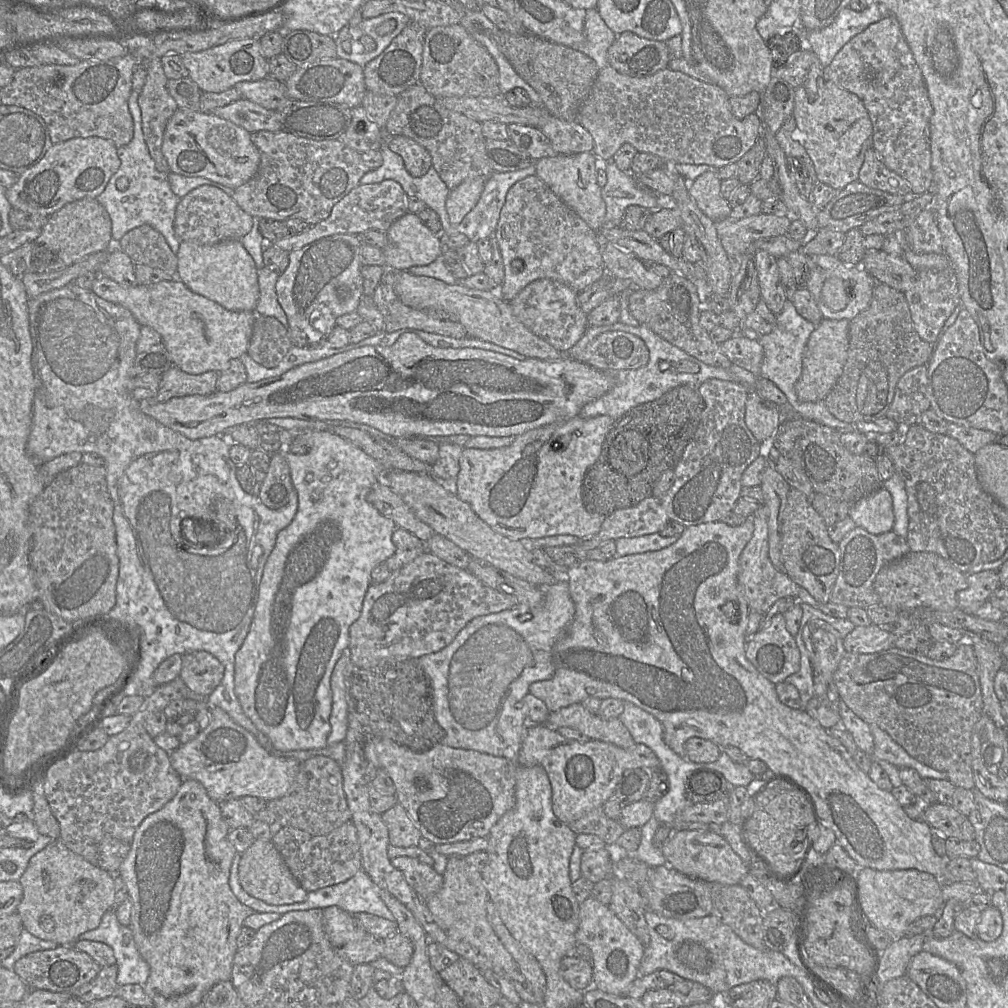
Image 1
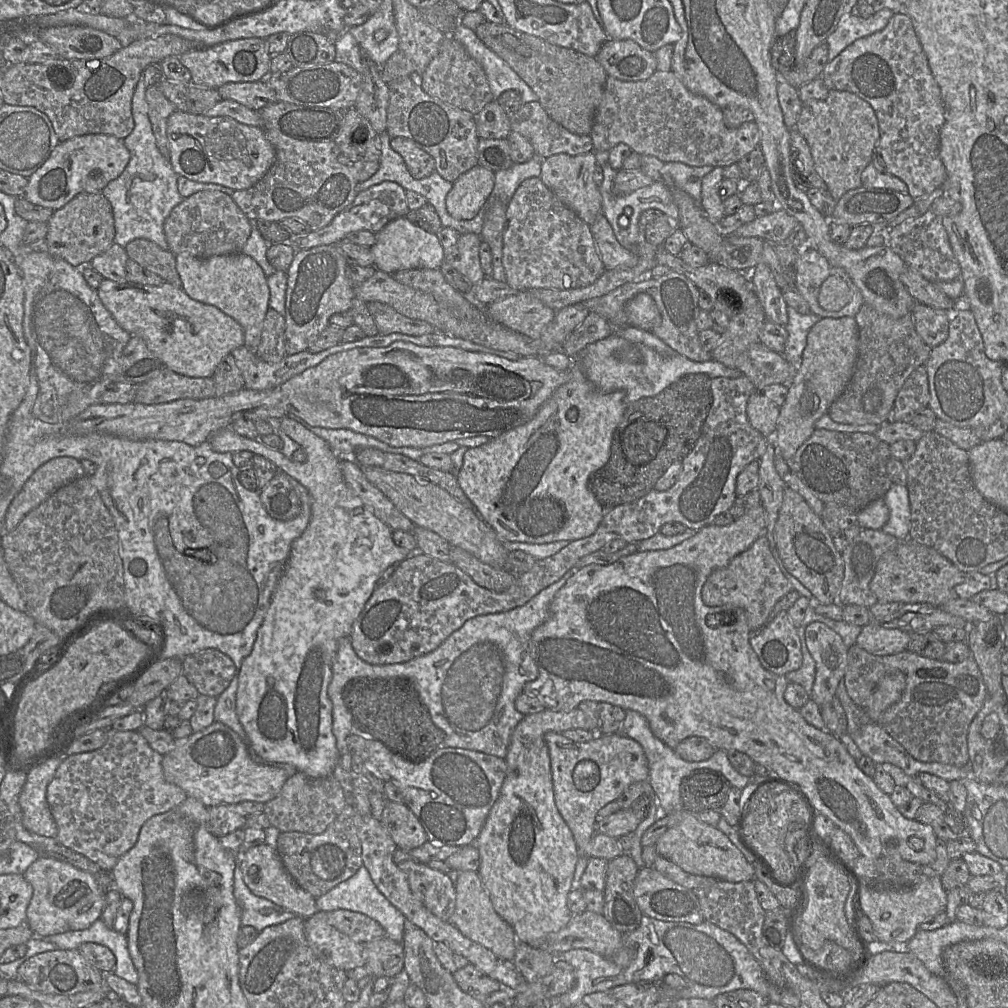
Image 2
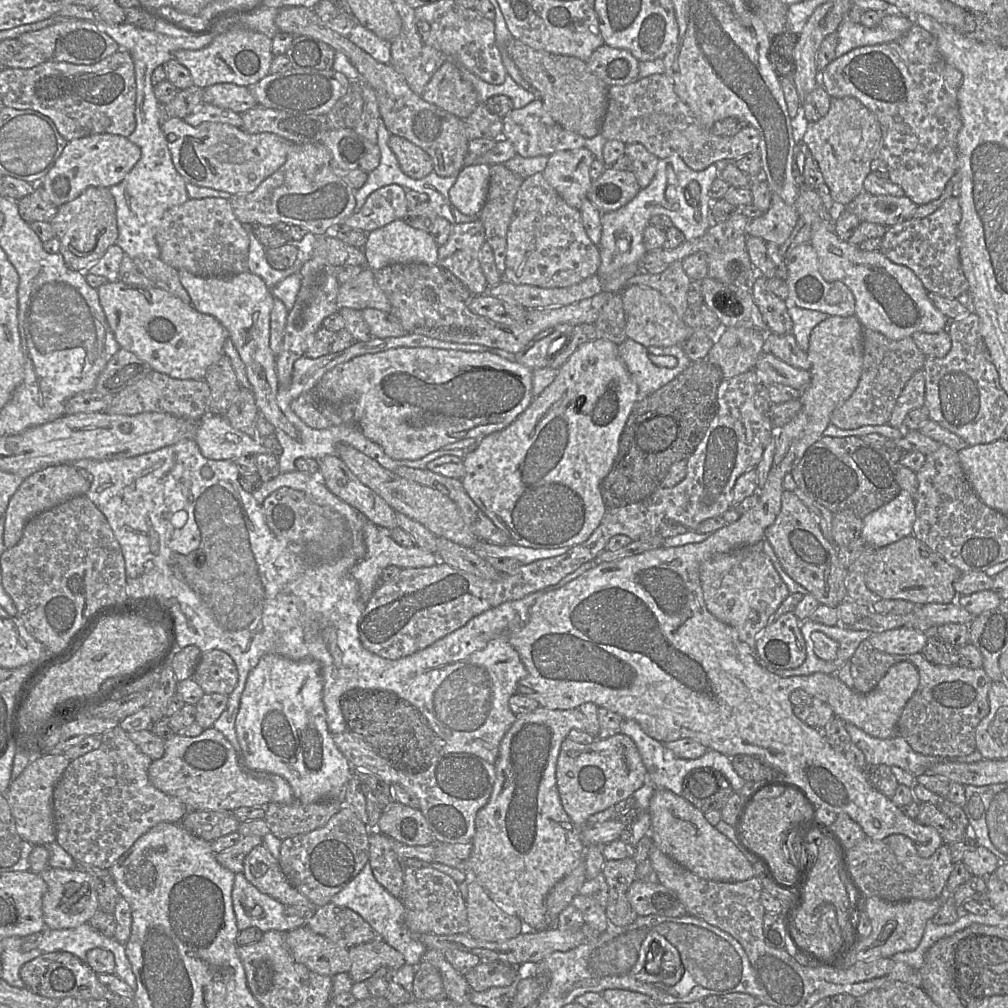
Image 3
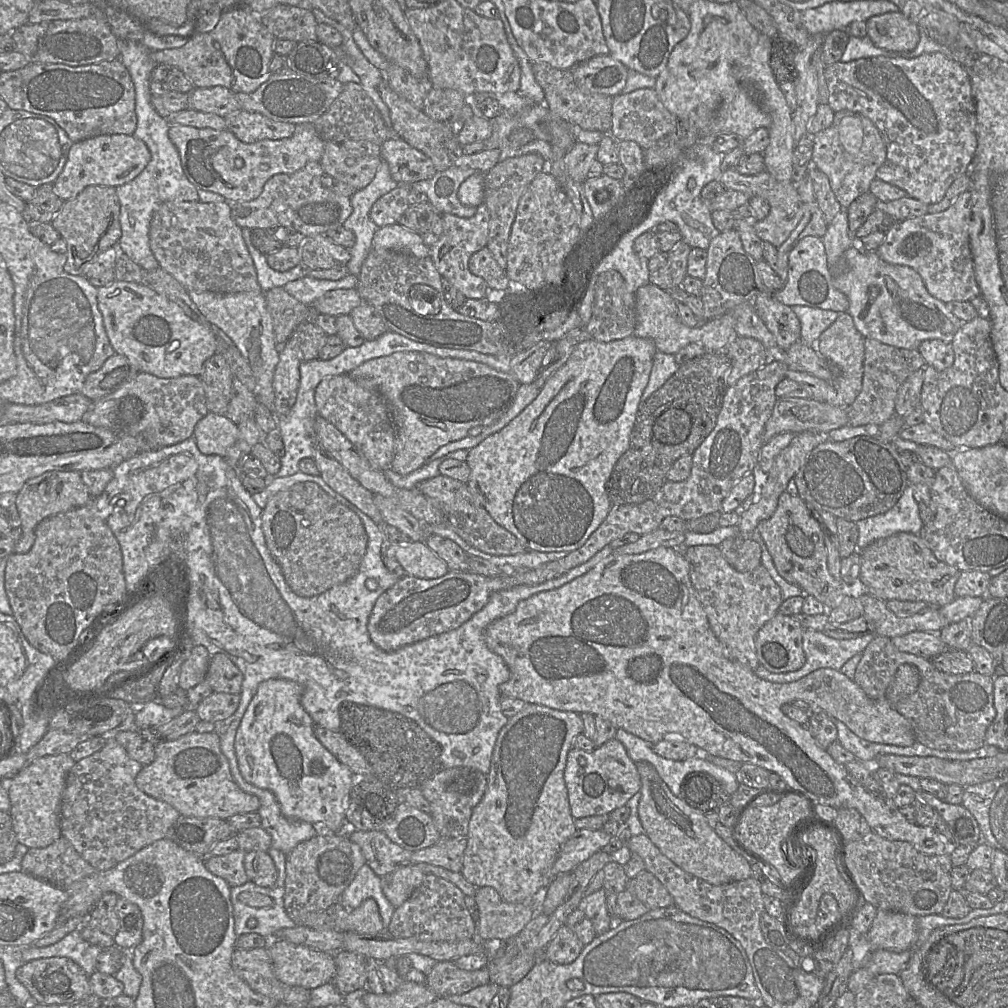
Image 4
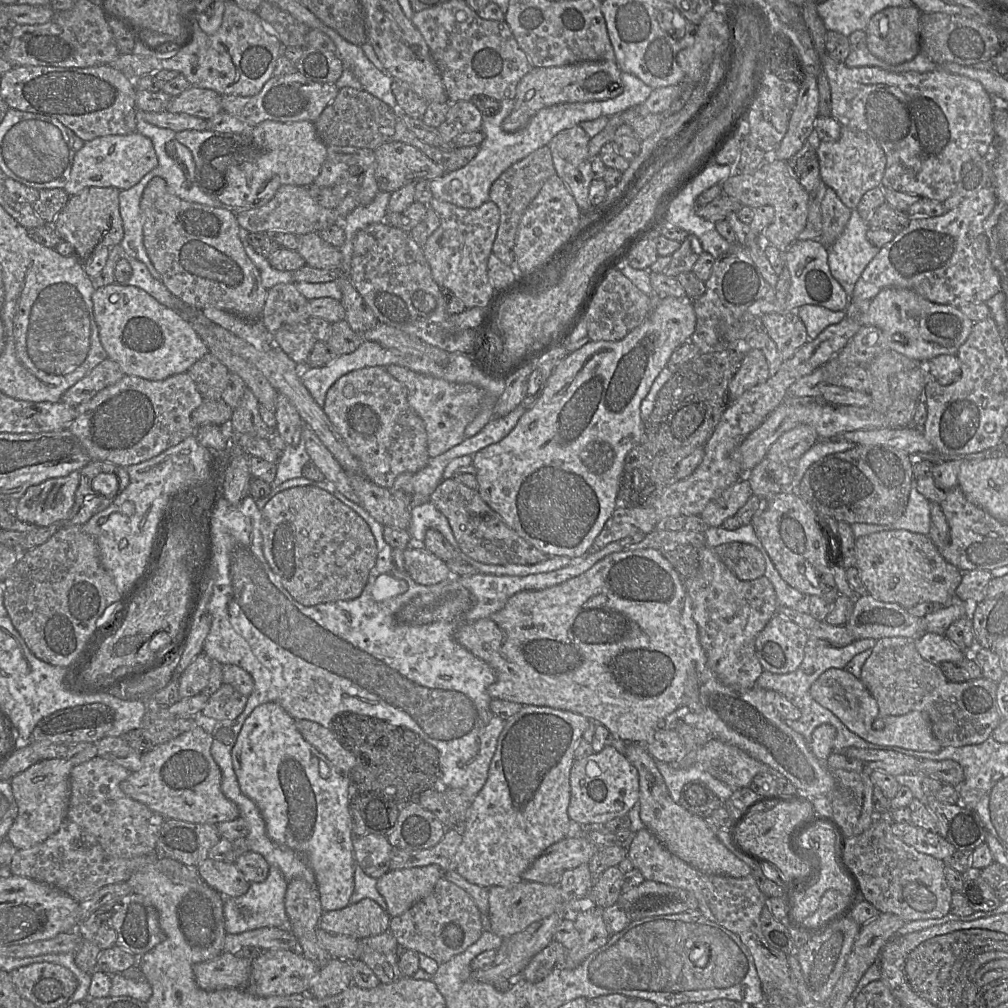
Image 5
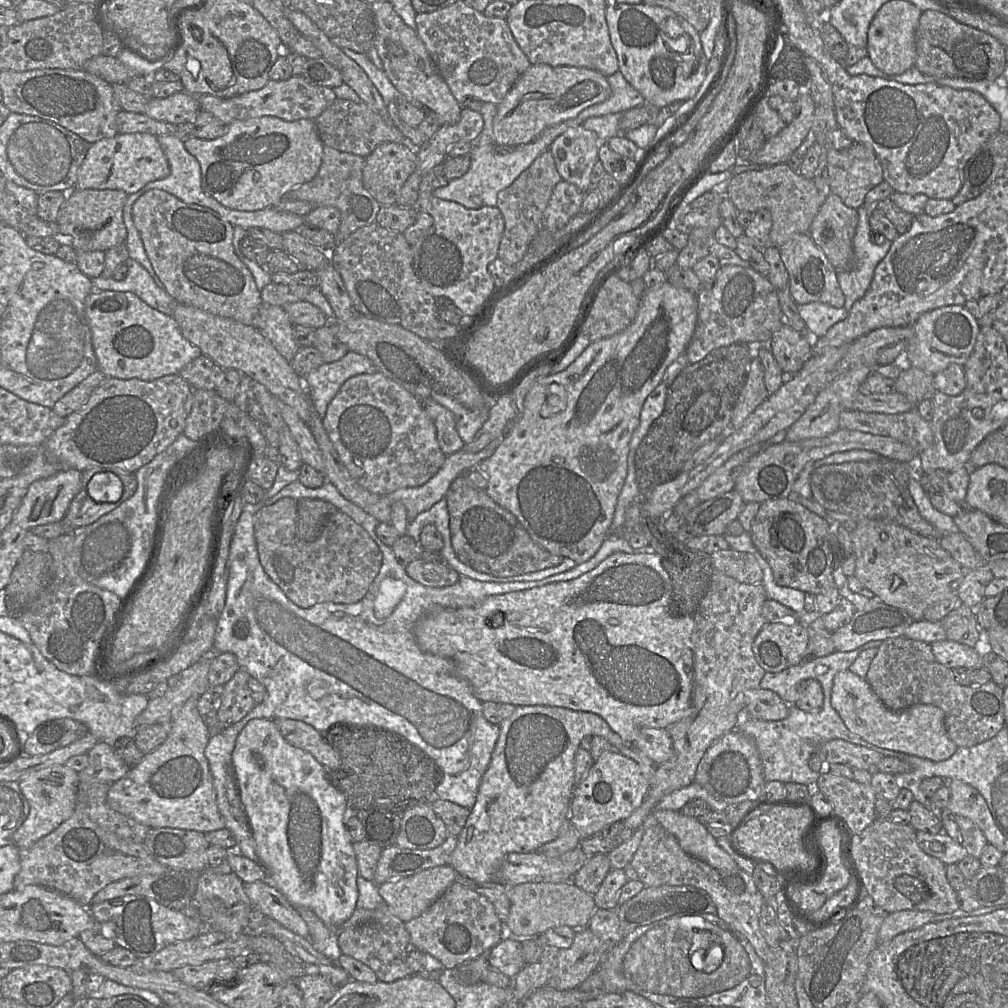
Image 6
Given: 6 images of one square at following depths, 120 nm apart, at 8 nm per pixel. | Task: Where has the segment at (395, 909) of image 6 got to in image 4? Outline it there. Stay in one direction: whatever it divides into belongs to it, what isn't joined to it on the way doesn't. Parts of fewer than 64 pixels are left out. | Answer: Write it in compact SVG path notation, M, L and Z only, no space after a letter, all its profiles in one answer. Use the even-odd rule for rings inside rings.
M416 864L402 866L388 876L382 877L383 893L389 902L398 908L422 883L424 877L425 873Z

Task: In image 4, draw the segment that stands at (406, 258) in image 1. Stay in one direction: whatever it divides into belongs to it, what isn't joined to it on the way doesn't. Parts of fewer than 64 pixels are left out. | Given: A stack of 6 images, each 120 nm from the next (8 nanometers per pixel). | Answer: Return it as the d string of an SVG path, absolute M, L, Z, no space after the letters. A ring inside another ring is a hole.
M399 223L379 227L373 236L372 249L401 251L418 258L430 255L430 248L423 242L421 235Z

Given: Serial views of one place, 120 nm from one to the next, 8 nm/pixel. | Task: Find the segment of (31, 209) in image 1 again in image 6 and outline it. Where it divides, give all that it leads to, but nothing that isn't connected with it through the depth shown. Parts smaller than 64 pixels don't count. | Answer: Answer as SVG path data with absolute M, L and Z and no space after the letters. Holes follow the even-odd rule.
M118 133L91 144L82 164L78 168L75 188L117 189L134 194L149 182L168 177L170 166L157 136L144 133Z

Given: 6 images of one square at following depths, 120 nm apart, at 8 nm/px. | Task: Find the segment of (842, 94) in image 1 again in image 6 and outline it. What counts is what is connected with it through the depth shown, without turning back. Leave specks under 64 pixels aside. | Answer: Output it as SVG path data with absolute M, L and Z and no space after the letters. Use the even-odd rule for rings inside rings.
M853 142L844 150L830 149L827 159L831 193L837 195L850 208L858 209L863 206L867 193L884 181L879 159L873 149L865 144Z

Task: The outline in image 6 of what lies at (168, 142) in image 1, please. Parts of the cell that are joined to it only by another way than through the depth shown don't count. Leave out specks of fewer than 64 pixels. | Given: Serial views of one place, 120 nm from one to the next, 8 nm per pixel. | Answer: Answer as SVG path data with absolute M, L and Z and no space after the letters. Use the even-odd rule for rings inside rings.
M273 116L232 121L222 136L211 140L188 138L184 140L184 145L200 163L203 191L223 206L240 211L273 207L283 196L315 177L324 153L324 144L314 120L286 121Z

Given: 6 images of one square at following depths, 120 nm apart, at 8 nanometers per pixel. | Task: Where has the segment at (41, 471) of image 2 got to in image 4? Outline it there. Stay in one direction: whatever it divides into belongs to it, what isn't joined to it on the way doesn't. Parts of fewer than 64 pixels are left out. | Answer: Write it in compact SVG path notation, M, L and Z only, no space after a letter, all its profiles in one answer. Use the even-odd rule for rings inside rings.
M49 471L24 483L16 494L21 536L14 553L28 552L35 541L35 528L45 518L86 505L91 499L78 471Z

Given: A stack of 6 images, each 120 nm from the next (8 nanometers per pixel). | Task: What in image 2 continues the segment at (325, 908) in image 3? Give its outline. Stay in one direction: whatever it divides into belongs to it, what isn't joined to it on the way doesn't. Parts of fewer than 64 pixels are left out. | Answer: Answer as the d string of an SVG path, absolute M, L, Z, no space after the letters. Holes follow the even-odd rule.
M338 909L328 912L328 921L338 931L356 942L365 943L386 937L384 928L360 912Z

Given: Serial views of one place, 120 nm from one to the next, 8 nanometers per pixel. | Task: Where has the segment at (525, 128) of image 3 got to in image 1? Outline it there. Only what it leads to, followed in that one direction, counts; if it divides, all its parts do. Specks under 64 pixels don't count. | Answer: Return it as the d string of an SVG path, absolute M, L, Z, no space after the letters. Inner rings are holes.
M552 115L542 116L539 129L550 140L558 155L593 152L593 137L577 121L566 121Z

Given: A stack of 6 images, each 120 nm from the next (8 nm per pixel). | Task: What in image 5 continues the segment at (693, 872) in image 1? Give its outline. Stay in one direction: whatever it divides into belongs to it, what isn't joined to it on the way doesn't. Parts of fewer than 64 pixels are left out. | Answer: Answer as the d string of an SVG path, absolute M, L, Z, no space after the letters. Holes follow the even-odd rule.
M627 743L625 756L639 775L640 818L645 827L674 855L701 872L734 878L752 874L752 868L740 860L718 839L701 818L671 798L656 760L647 752L644 743Z

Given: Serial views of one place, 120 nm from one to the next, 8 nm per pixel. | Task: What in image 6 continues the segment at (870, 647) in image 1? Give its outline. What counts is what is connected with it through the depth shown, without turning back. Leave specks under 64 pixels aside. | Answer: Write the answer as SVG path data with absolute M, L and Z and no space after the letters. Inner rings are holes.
M948 639L936 641L931 644L936 660L942 665L952 669L957 667L983 668L982 651Z

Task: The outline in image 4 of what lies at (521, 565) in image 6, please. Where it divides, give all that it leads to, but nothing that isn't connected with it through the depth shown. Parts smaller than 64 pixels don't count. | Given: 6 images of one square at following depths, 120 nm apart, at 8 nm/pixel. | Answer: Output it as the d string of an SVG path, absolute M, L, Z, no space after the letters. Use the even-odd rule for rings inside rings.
M438 475L419 483L417 489L442 510L446 523L472 547L500 556L515 555L526 551L526 548L513 534L492 519L484 507L473 497L466 483Z

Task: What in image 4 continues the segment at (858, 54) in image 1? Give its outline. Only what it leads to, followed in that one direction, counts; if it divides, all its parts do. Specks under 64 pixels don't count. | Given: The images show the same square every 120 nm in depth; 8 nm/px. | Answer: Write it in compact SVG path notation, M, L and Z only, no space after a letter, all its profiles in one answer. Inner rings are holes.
M939 52L925 53L914 58L876 56L860 58L850 62L835 62L825 68L828 87L828 104L836 113L847 110L870 119L877 127L886 146L886 159L876 172L876 178L904 190L911 198L931 205L940 202L951 184L961 175L969 173L971 162L977 149L976 105L972 94L971 81L967 71L956 61Z

